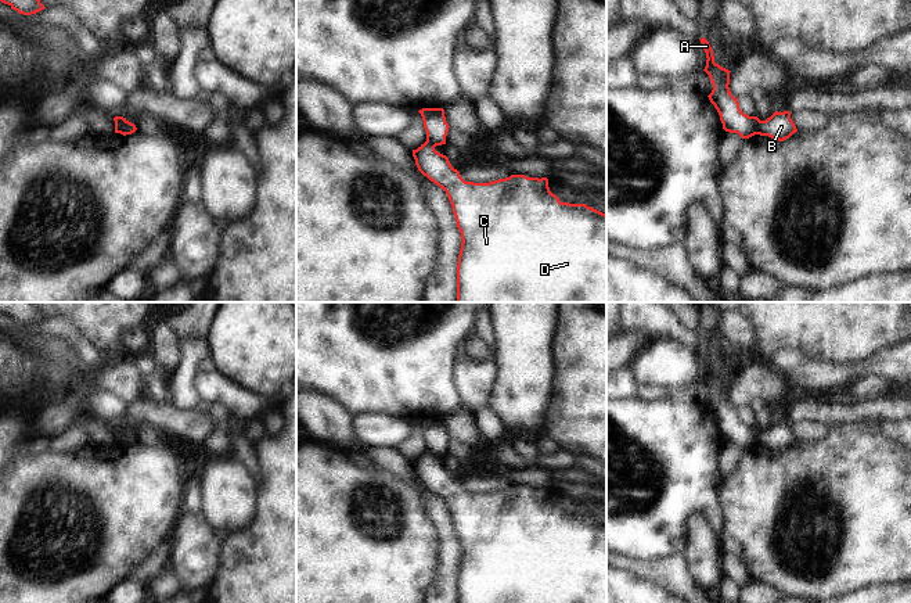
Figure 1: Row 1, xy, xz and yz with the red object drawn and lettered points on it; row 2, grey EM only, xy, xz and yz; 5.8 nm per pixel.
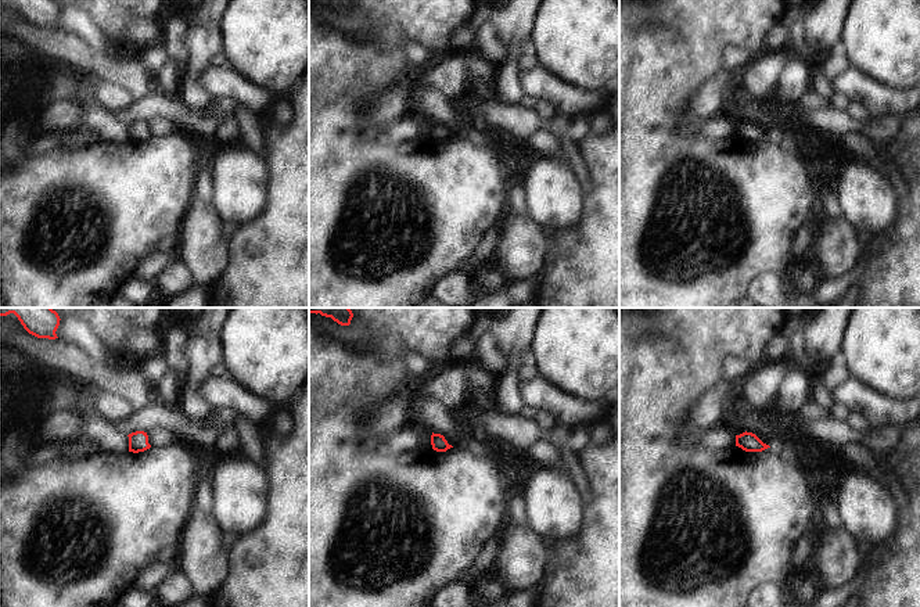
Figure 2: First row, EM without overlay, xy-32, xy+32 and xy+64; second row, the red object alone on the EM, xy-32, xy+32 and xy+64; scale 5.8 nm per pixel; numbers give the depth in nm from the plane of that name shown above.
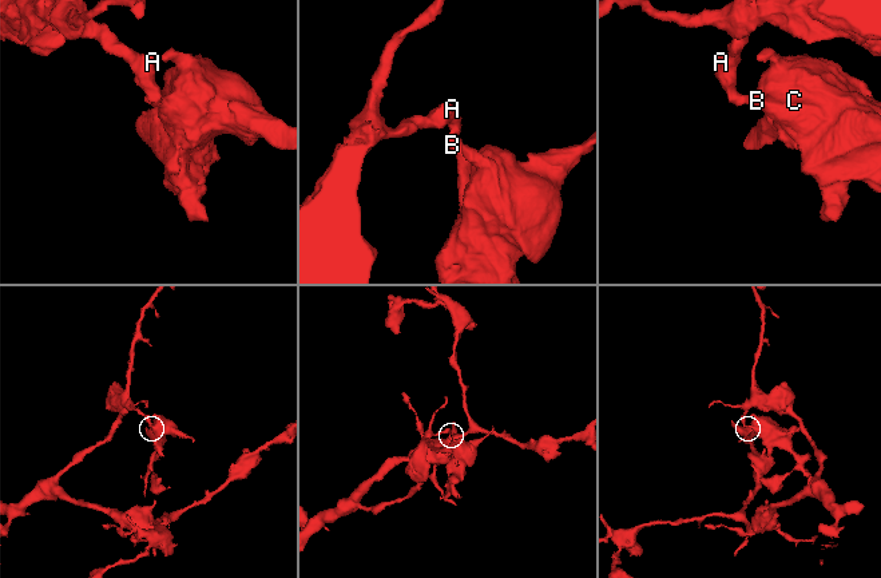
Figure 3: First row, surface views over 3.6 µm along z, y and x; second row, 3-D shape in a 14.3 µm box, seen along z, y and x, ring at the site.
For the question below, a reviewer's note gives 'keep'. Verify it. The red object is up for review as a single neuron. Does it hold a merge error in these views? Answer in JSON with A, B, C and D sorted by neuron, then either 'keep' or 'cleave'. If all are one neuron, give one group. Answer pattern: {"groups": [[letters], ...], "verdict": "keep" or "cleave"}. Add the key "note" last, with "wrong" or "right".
{"groups": [["A"], ["B", "C", "D"]], "verdict": "cleave", "note": "wrong"}

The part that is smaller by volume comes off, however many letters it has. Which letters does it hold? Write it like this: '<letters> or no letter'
B, C, D

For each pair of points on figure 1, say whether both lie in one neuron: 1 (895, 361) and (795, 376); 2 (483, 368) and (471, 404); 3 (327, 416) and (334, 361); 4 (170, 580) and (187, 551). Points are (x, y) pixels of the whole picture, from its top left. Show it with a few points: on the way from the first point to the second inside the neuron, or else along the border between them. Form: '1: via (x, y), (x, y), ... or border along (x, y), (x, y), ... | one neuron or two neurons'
1: via (870, 366), (842, 376), (820, 376) | one neuron
2: via (478, 376), (474, 380), (474, 395) | one neuron
3: border along (310, 390), (338, 402), (350, 416) | two neurons
4: border along (166, 564), (183, 587) | two neurons

